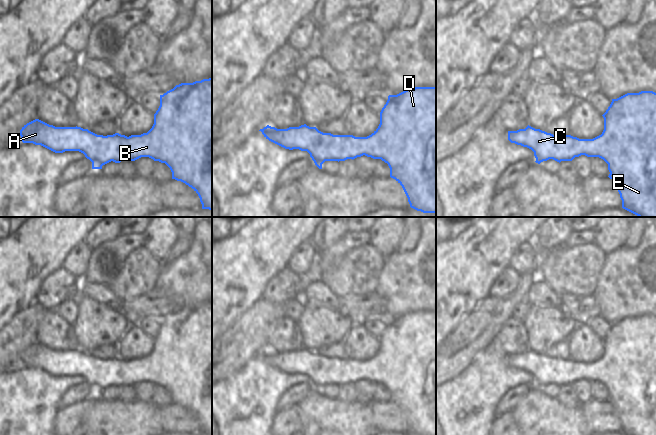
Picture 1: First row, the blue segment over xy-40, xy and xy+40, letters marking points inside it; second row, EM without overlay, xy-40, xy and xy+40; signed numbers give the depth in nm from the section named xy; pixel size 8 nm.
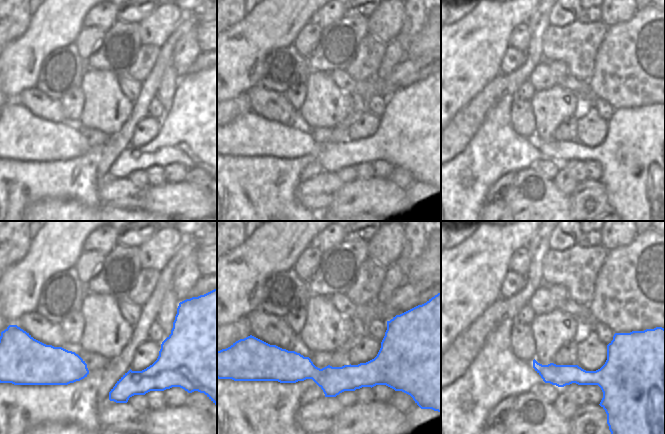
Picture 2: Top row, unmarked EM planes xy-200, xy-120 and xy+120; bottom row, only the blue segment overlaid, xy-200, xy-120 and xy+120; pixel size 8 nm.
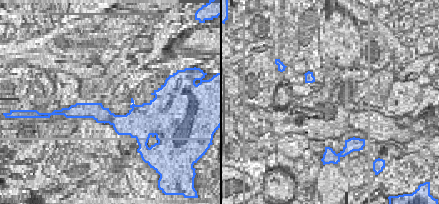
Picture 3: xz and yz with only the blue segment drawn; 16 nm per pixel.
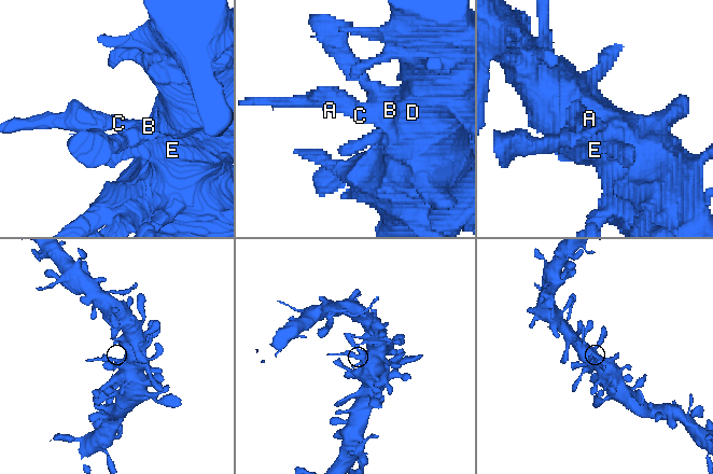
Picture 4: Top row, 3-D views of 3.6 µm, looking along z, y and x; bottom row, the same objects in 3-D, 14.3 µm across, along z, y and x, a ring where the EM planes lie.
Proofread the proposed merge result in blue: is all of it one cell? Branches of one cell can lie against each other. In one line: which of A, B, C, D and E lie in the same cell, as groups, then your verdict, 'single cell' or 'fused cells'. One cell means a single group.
A B C D E | single cell

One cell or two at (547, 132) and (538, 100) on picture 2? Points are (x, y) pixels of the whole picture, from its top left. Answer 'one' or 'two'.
one

